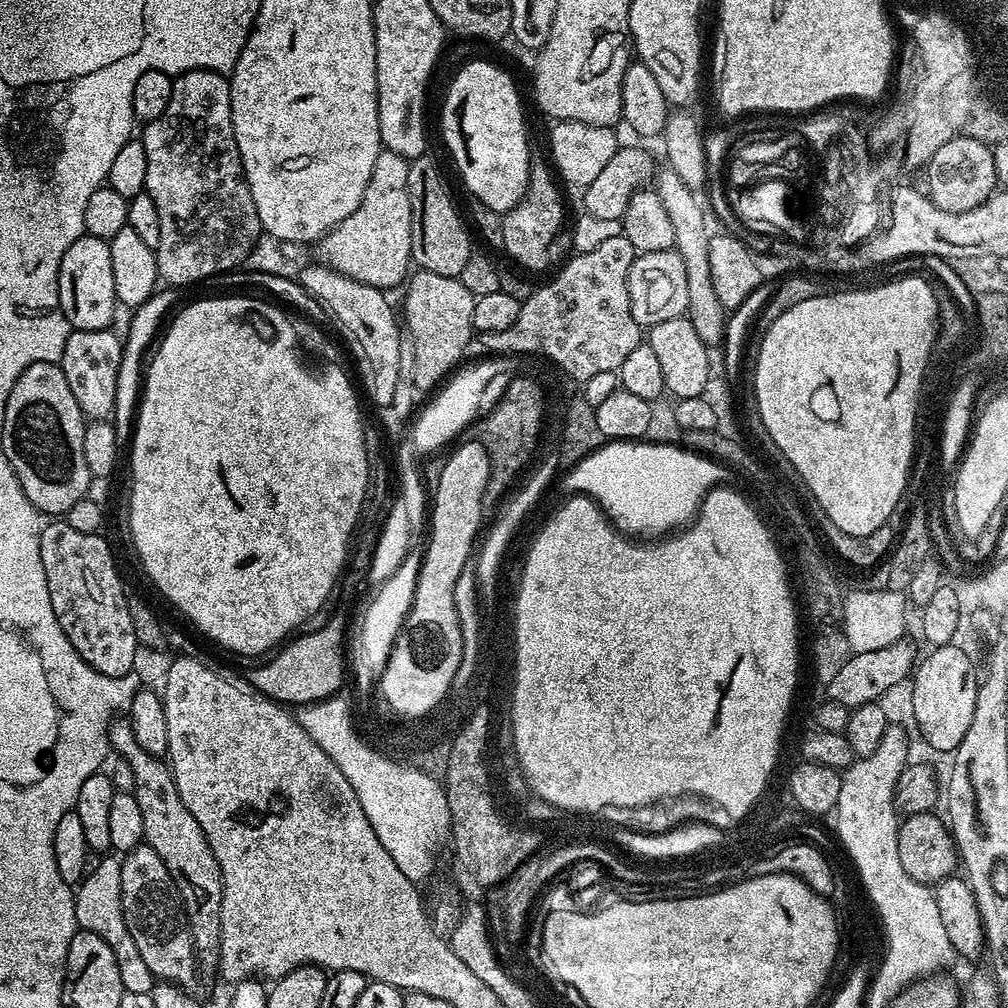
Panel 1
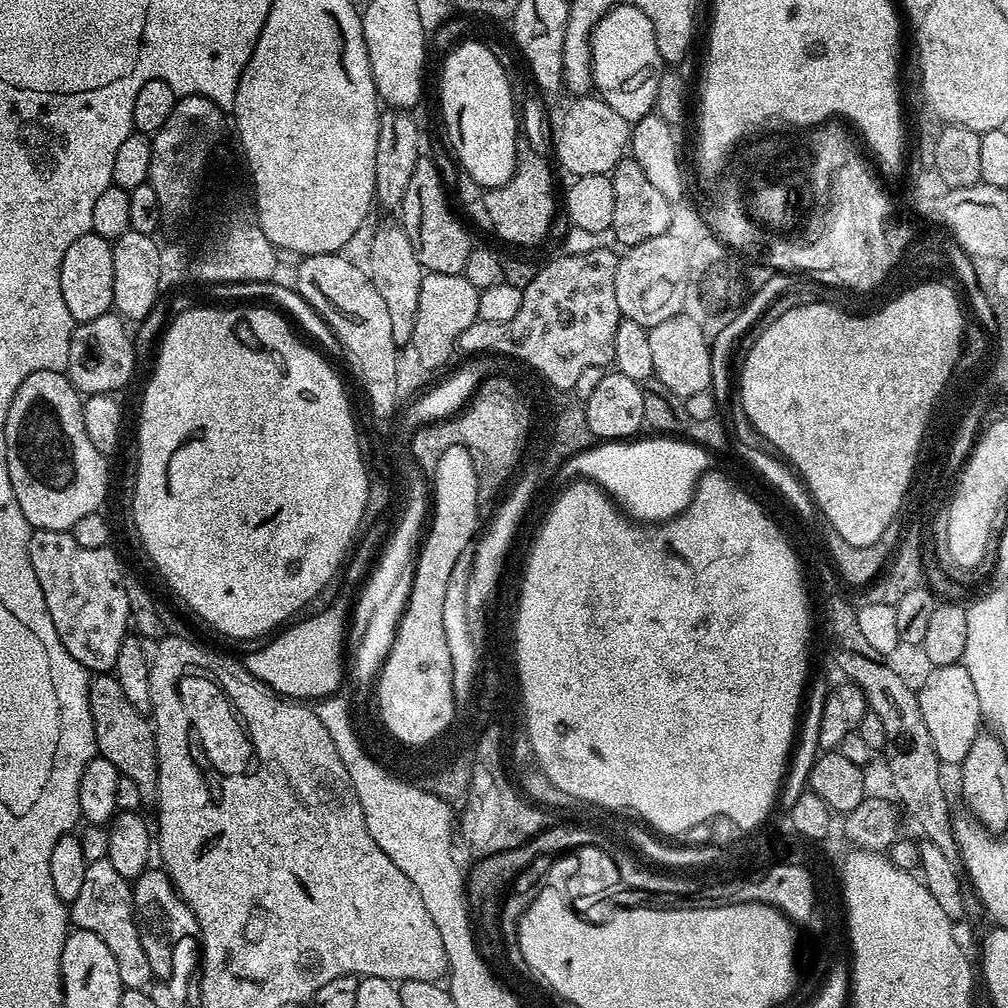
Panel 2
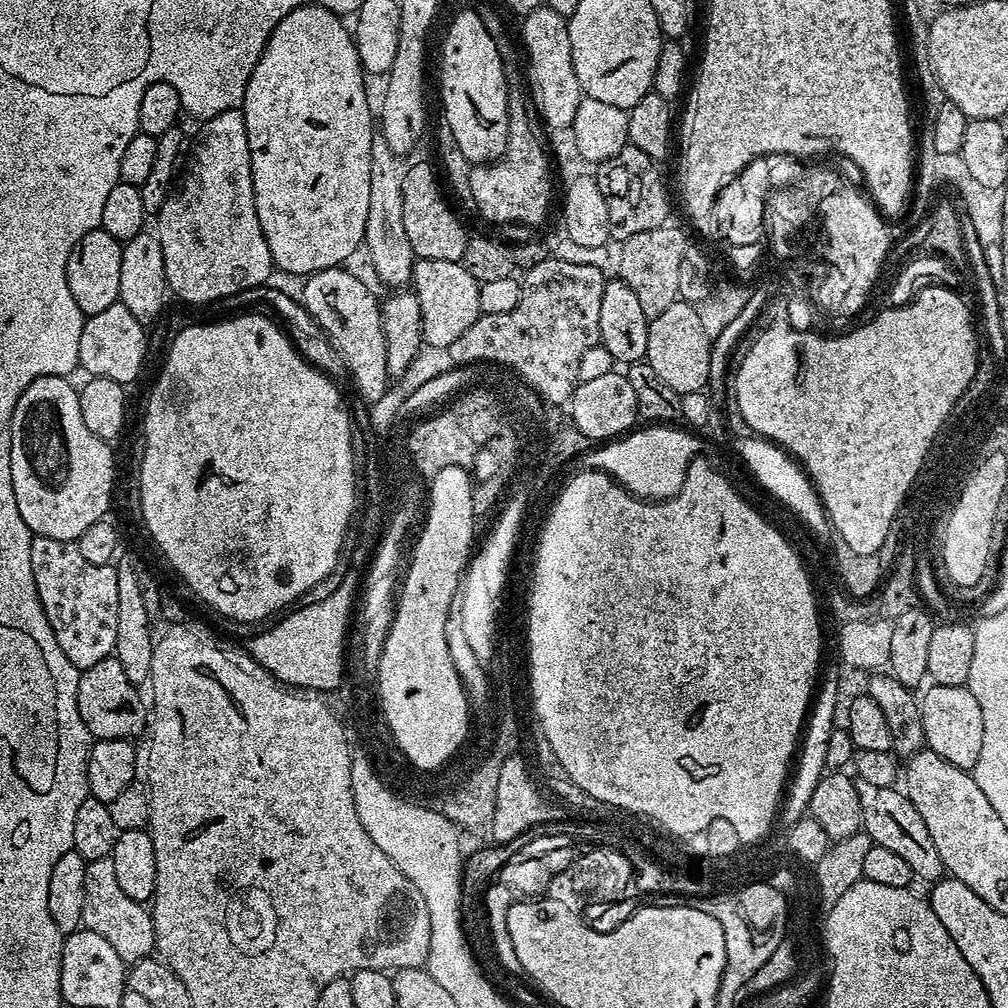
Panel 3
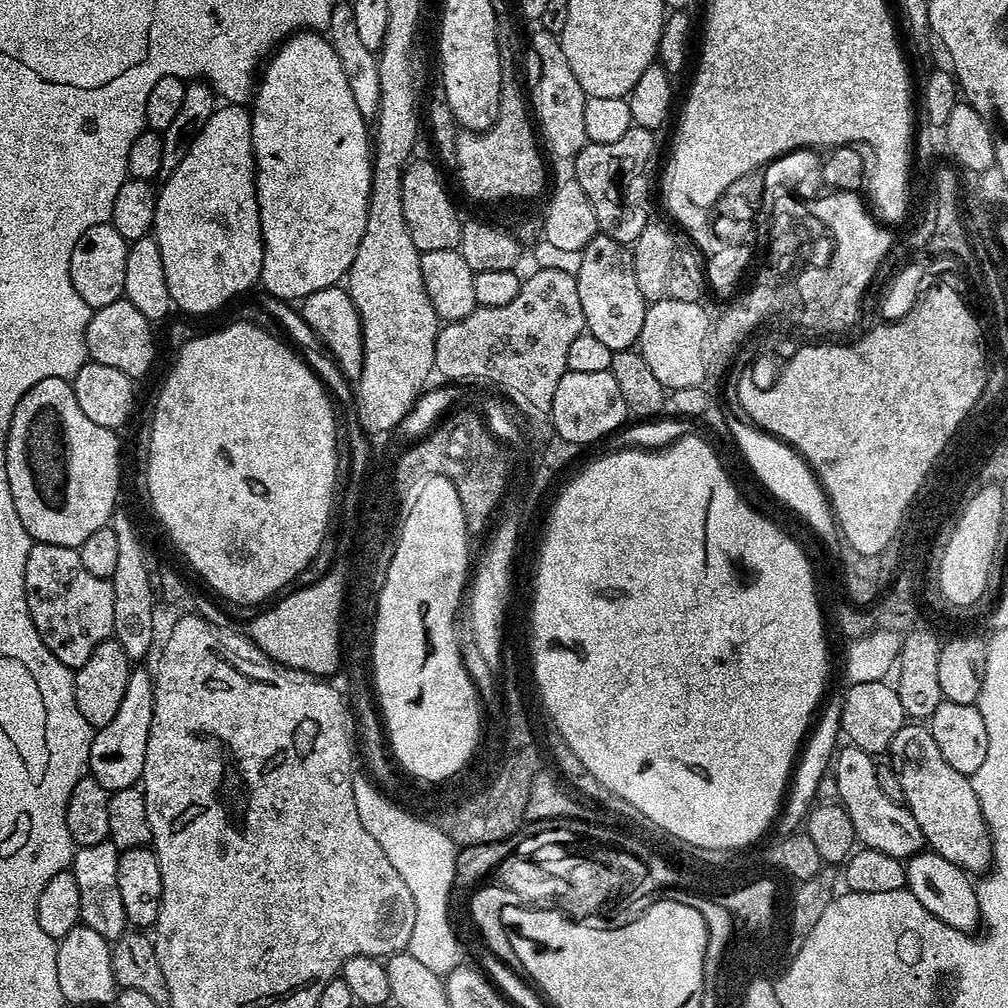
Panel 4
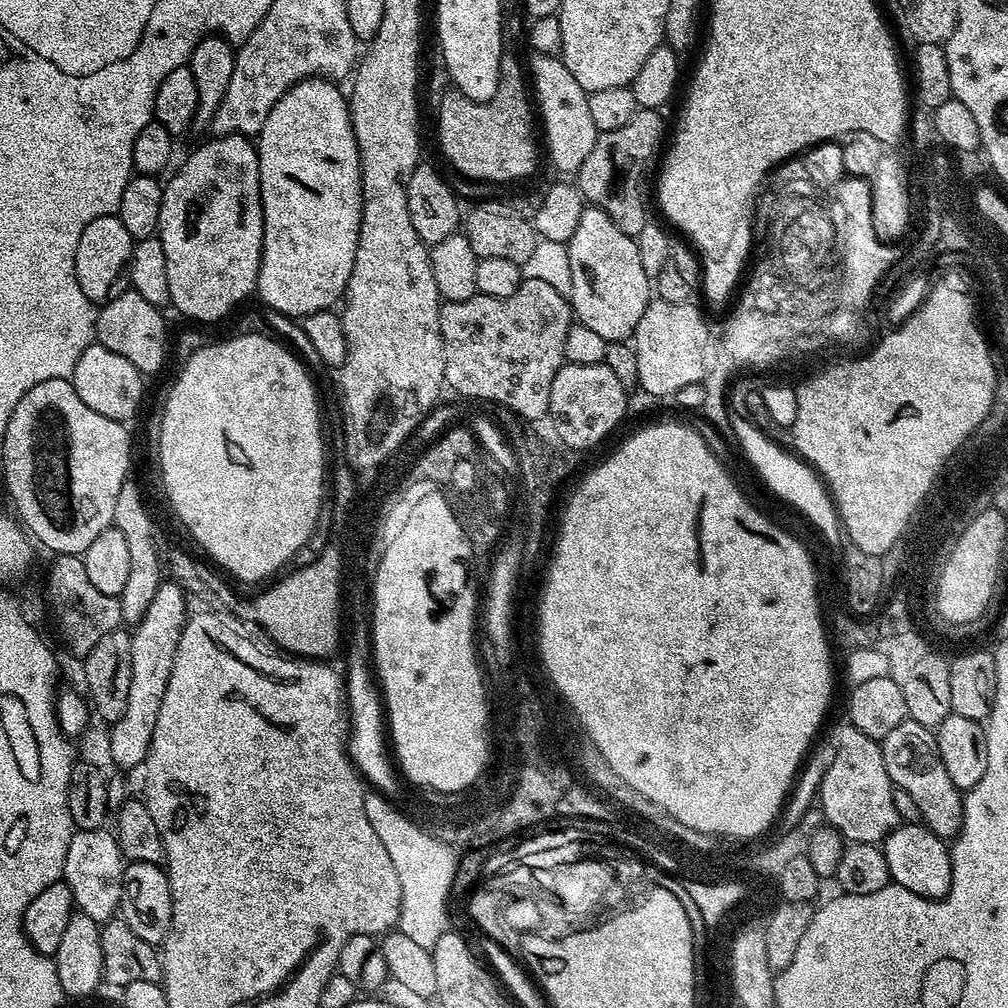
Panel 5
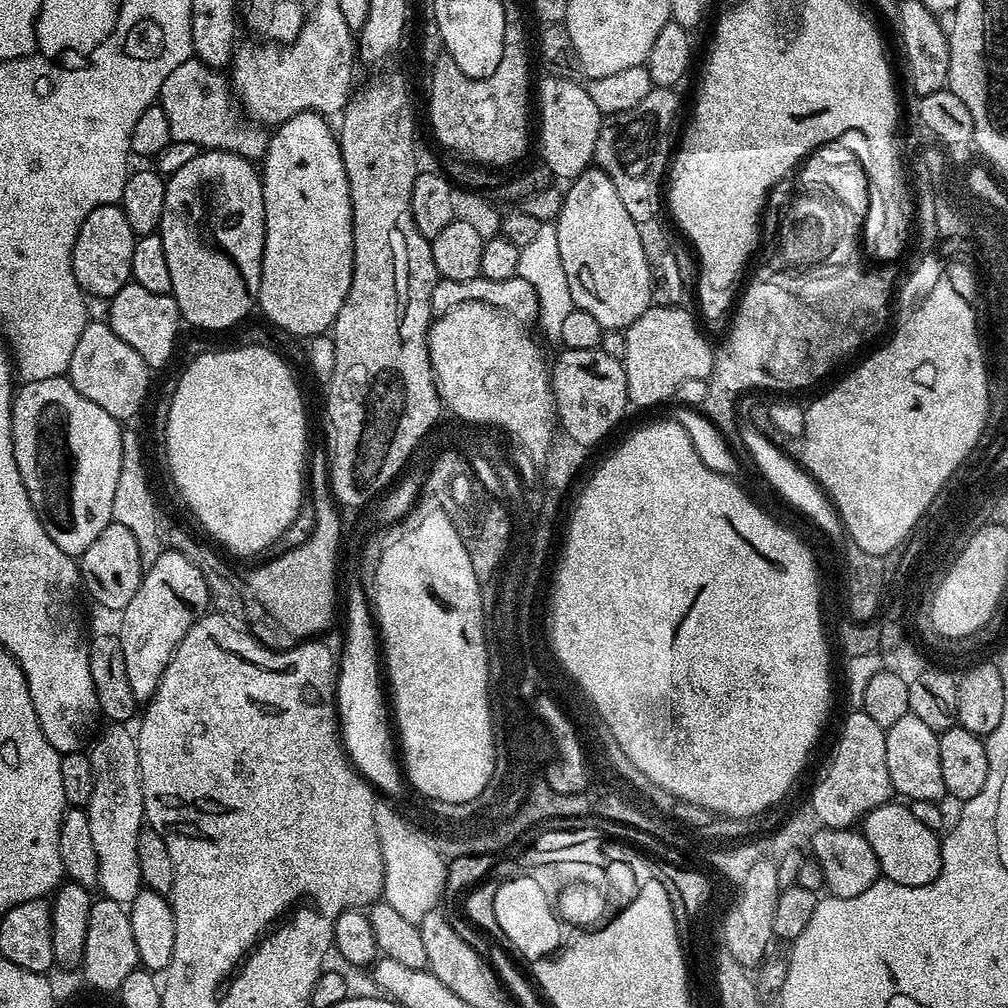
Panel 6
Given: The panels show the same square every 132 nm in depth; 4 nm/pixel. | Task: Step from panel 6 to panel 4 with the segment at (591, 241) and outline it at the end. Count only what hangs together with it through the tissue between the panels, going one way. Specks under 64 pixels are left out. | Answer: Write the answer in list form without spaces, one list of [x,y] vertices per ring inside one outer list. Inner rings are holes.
[[[598,234],[584,247],[580,258],[580,269],[574,274],[579,297],[582,298],[582,314],[587,332],[594,334],[612,352],[621,352],[623,348],[632,348],[639,341],[646,301],[642,290],[638,290],[638,278],[634,278],[634,262],[631,251],[614,238]]]

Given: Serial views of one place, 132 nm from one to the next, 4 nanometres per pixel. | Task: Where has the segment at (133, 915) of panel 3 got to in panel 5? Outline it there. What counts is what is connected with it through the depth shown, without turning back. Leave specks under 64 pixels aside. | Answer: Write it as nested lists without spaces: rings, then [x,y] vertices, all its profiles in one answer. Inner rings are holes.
[[[107,827],[73,831],[66,850],[62,883],[70,886],[72,902],[78,911],[86,914],[86,918],[94,918],[98,925],[107,924],[120,911],[125,863],[115,835]]]

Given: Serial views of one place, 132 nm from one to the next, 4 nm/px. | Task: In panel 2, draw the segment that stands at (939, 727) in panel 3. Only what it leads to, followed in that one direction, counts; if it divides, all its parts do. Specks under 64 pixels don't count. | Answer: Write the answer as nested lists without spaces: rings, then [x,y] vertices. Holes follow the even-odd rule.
[[[963,663],[933,668],[918,693],[923,721],[930,730],[931,741],[934,742],[934,750],[941,765],[960,766],[969,753],[970,746],[974,745],[974,738],[982,732],[980,703],[970,674],[964,669]]]

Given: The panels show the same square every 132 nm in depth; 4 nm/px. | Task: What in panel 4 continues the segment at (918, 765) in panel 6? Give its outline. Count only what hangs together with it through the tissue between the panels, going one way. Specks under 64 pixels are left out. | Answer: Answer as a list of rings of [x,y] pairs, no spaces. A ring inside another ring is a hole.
[[[905,722],[902,730],[894,734],[894,742],[890,742],[888,752],[892,756],[890,765],[897,772],[899,784],[905,794],[903,803],[914,814],[914,822],[922,826],[925,845],[946,858],[946,862],[954,862],[954,866],[963,868],[965,873],[987,873],[992,867],[992,836],[988,832],[988,823],[982,818],[978,794],[974,794],[972,780],[958,774],[958,770],[954,770],[954,766],[950,766],[946,758],[942,758],[942,750],[938,750],[938,742],[934,742],[931,727],[920,722]]]

